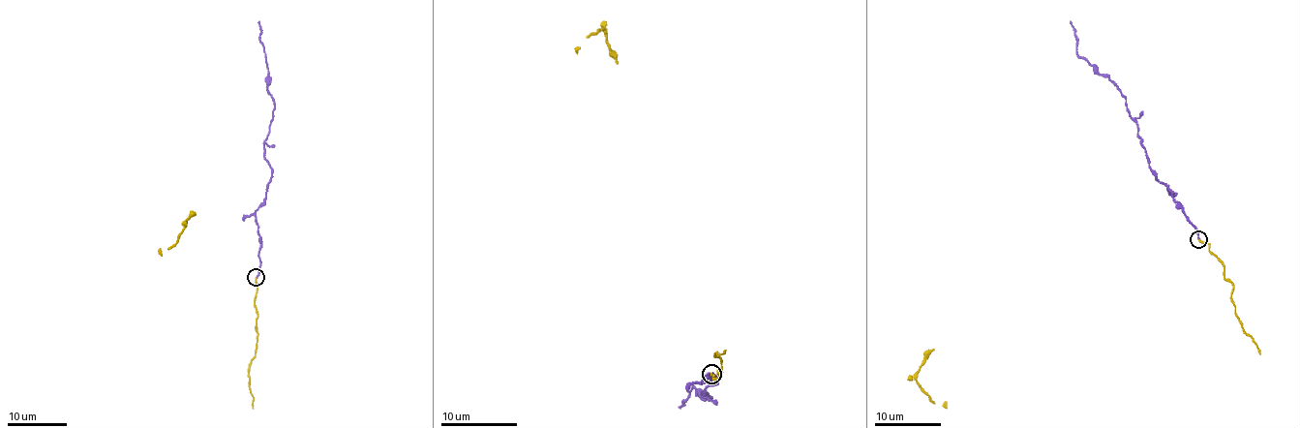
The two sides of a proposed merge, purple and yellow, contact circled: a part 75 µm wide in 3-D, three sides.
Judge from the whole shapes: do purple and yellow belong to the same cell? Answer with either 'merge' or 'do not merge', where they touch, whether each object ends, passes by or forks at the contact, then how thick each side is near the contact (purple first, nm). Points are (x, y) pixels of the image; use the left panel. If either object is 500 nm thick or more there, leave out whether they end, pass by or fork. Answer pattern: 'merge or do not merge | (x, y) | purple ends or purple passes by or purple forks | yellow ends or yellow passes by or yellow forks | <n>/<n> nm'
merge | (256, 277) | purple ends | yellow ends | 170/180 nm

